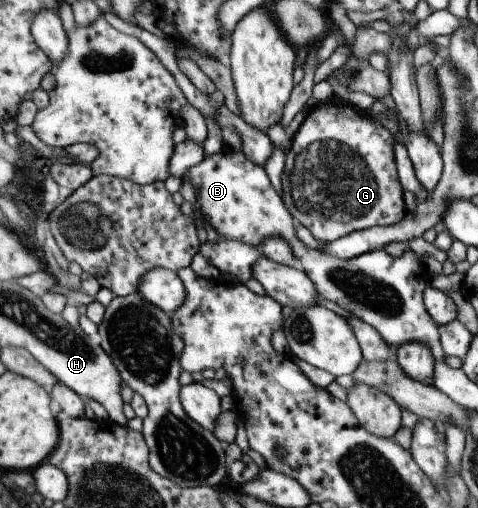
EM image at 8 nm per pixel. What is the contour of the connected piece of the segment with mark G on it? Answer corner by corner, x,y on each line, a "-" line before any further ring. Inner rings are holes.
321,102
305,116
286,154
282,198
297,223
303,224
317,241
331,243
353,231
387,226
403,219
407,212
403,190
397,179
393,158
394,137
381,123
369,119
351,103
333,105

